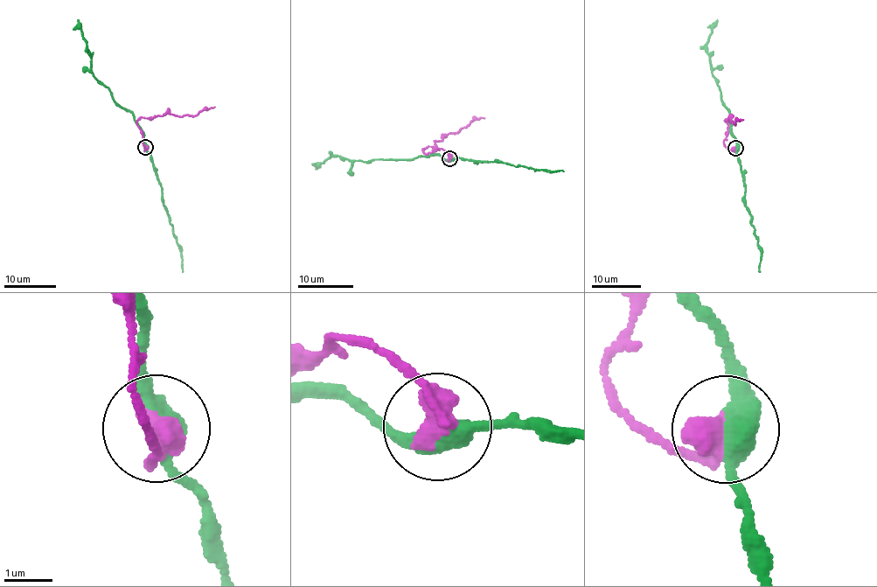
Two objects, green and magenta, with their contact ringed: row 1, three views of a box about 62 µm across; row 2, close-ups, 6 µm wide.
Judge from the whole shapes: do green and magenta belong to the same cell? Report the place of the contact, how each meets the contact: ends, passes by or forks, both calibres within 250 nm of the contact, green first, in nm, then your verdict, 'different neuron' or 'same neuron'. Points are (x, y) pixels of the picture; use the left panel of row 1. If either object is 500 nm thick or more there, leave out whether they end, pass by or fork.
at (145, 147); 460 nm thick on the green side, 600 nm on the other; different neuron

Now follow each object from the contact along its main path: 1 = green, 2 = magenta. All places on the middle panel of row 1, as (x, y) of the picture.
1: (450, 158), (437, 155), (366, 162), (330, 156), (315, 169)
2: (449, 158), (448, 152), (440, 148), (427, 154), (423, 150), (475, 120), (484, 118)

